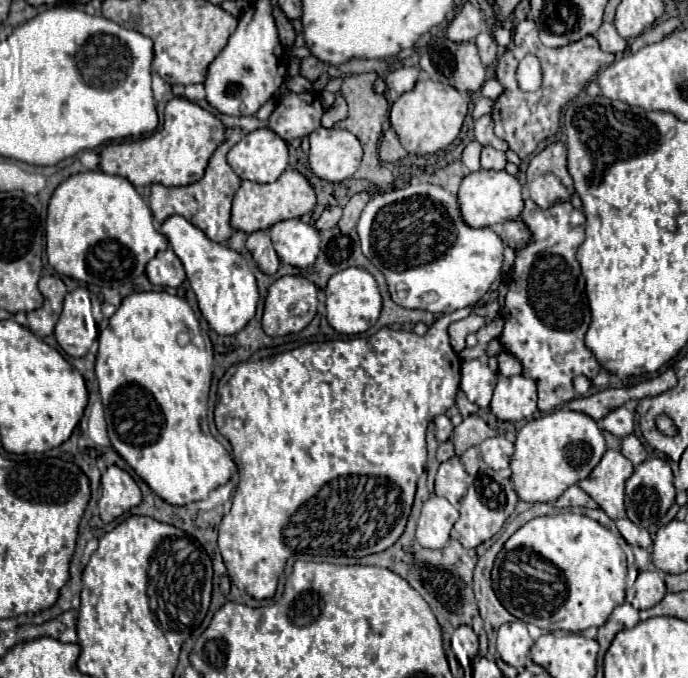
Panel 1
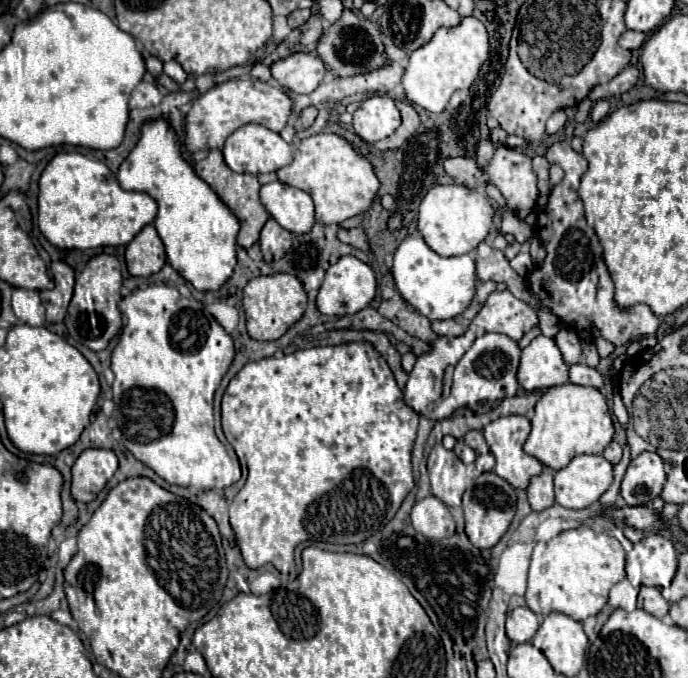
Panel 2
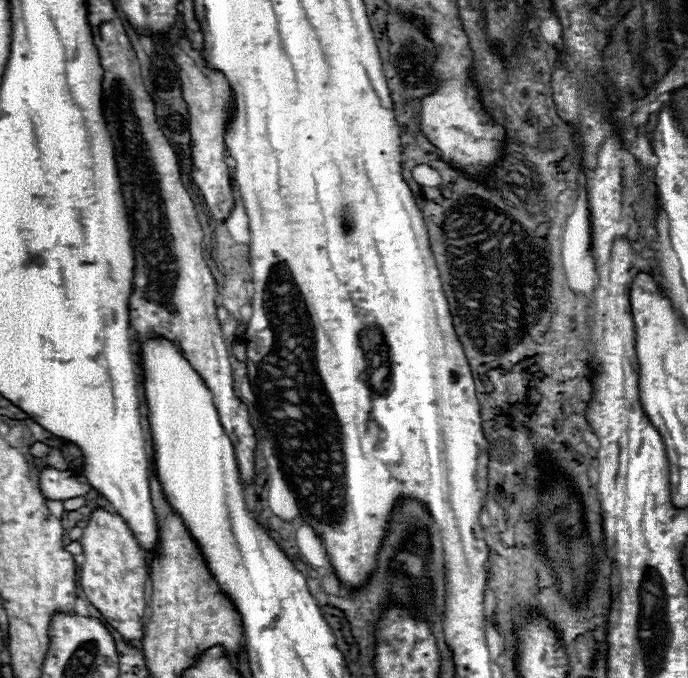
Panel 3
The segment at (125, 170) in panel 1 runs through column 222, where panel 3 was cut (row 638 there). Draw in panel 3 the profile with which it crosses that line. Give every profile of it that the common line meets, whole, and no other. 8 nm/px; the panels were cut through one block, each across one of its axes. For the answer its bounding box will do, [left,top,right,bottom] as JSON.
[78,508,148,644]

